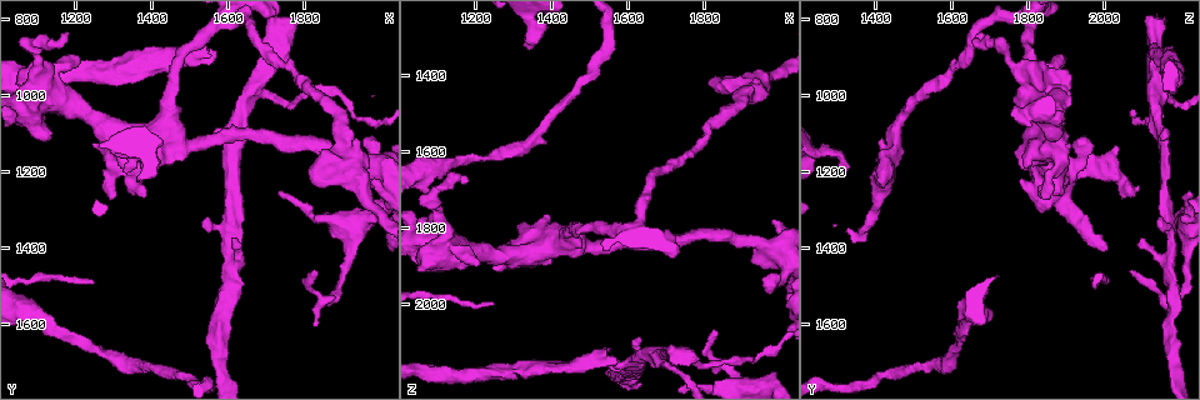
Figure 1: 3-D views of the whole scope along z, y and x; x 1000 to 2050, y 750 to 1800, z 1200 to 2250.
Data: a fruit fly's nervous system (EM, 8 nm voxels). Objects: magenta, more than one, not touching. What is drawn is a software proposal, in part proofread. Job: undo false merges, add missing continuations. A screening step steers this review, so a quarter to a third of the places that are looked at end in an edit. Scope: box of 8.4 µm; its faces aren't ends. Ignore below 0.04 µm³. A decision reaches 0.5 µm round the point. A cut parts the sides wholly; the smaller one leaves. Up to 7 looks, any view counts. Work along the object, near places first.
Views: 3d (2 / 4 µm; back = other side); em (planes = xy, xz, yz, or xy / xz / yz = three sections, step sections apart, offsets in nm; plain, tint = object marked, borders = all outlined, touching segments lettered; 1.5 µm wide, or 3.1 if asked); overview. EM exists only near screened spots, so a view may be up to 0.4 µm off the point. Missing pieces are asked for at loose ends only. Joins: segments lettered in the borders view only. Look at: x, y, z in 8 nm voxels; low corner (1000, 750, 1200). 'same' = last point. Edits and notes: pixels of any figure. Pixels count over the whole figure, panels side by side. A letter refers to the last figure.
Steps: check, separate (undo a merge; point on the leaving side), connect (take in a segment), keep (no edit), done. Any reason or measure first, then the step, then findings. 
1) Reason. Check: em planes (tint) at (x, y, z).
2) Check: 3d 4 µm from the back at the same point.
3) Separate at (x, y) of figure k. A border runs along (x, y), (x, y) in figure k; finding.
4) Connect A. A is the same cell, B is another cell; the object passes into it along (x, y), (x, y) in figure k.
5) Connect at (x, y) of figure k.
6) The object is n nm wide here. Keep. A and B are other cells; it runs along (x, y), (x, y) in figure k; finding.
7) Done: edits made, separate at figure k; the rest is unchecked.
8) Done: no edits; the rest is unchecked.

Check: em planes (borders) at (1820, 1465, 2070).

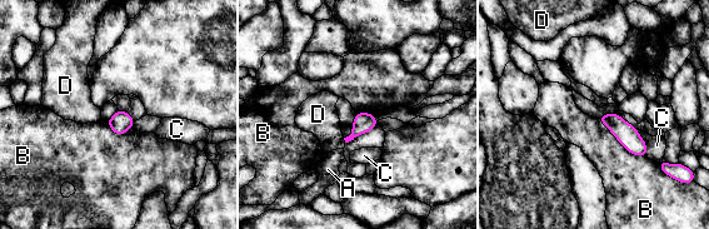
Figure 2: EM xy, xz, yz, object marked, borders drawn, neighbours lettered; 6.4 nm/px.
Keep. A, B, C and D are other cells; a border runs along (598, 119), (630, 153), (645, 157) in figure 2; no lettered segment goes on from it.

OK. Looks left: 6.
Free end. Check: 3d 4 µm at (1610, 1375, 2095).

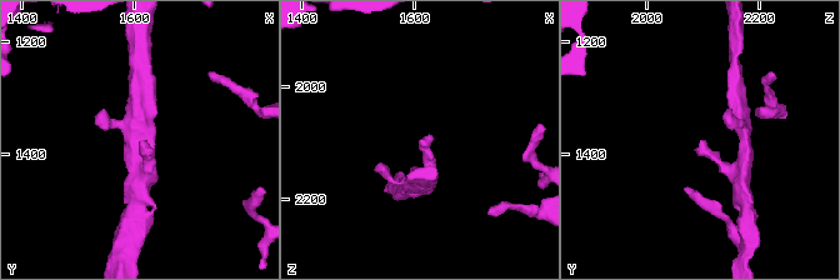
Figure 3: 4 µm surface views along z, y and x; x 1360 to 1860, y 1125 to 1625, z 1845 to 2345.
Check: em planes (borders) at (1605, 1375, 2095).

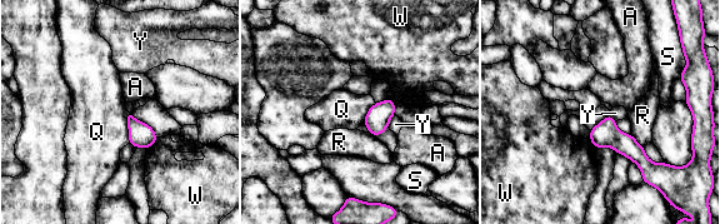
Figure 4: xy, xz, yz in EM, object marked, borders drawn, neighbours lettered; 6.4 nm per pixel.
Keep. A, Q, R, S, W and Y are other cells; a border runs along (126, 112), (129, 143) in figure 4; no lettered segment goes on from it.

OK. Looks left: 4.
An open end. Check: em planes (borders) at (1330, 1205, 1315).

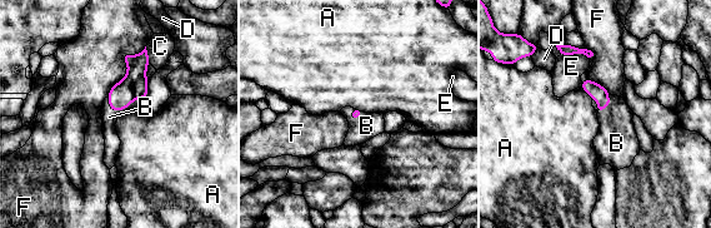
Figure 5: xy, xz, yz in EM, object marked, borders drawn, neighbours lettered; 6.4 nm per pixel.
Connect B. B is the same cell, A, C, D, E and F are other cells; the object passes into it along (134, 85), (126, 108), (109, 117) in figure 5; the neuron continues.

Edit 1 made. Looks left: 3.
Done: edits made, connect at figure 5; the rest is unchecked.

